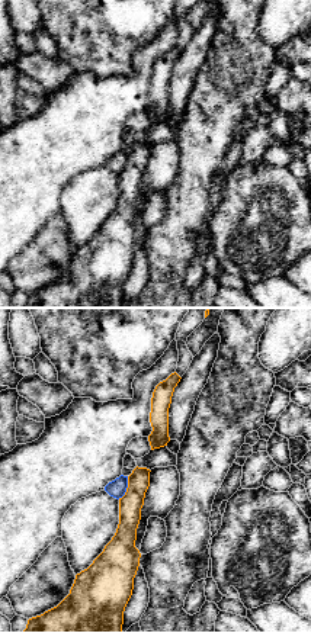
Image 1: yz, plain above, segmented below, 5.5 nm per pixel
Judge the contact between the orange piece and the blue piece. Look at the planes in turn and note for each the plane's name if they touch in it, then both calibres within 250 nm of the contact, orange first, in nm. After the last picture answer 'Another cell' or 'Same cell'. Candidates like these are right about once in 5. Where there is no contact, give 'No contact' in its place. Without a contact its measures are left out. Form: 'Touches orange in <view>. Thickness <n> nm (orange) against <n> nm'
Touches orange in yz. Thickness 130 nm (orange) against 100 nm

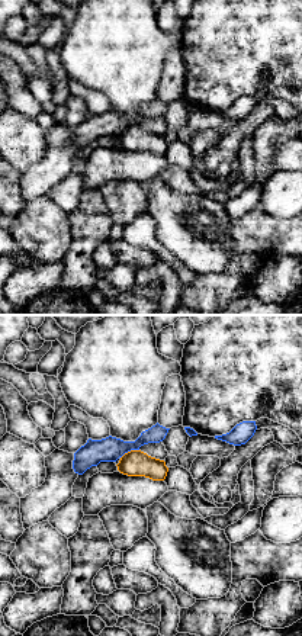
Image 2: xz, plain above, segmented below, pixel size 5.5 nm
Touches orange in xz. Thickness 140 nm (orange) against 140 nm

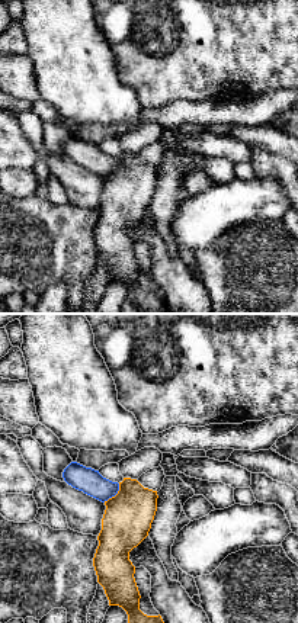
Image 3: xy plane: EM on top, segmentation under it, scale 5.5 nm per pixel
Touches orange in xy. Thickness 260 nm (orange) against 140 nm

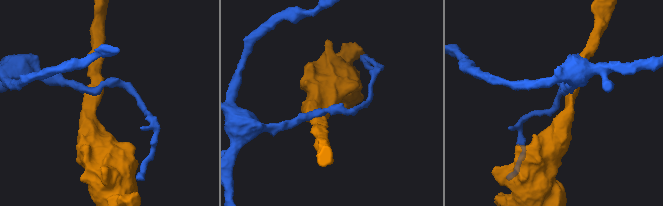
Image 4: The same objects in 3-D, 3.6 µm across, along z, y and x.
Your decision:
Another cell

